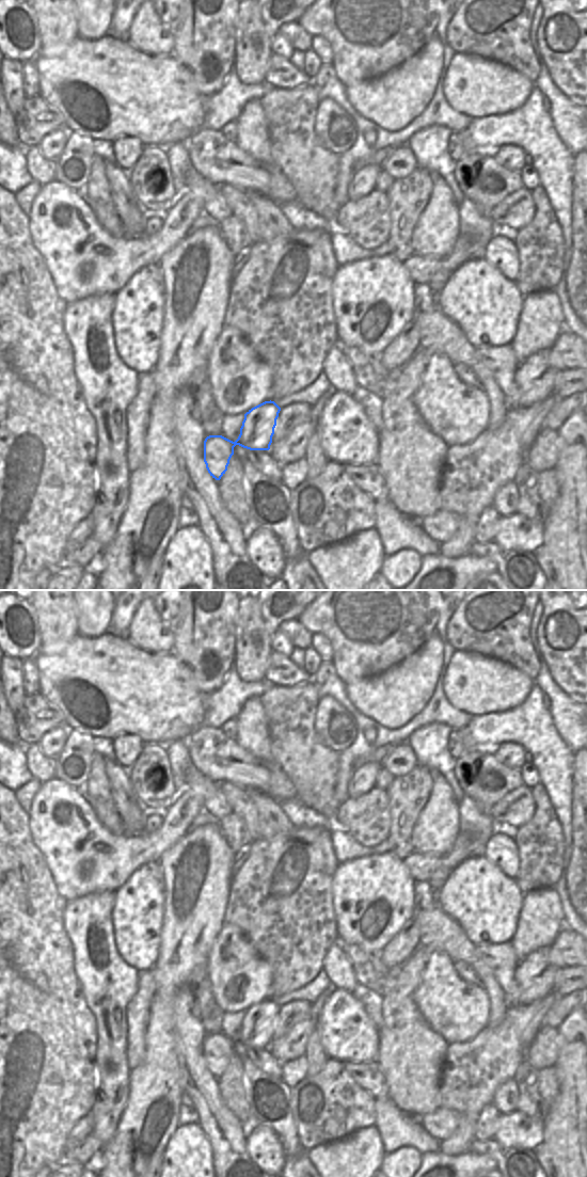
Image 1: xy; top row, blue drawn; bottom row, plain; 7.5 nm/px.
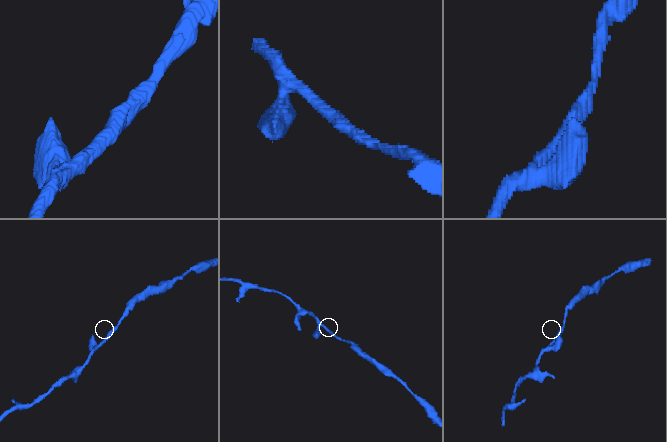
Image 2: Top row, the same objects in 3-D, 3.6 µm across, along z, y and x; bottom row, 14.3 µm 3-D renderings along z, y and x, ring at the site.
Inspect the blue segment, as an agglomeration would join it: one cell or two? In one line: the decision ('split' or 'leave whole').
leave whole

